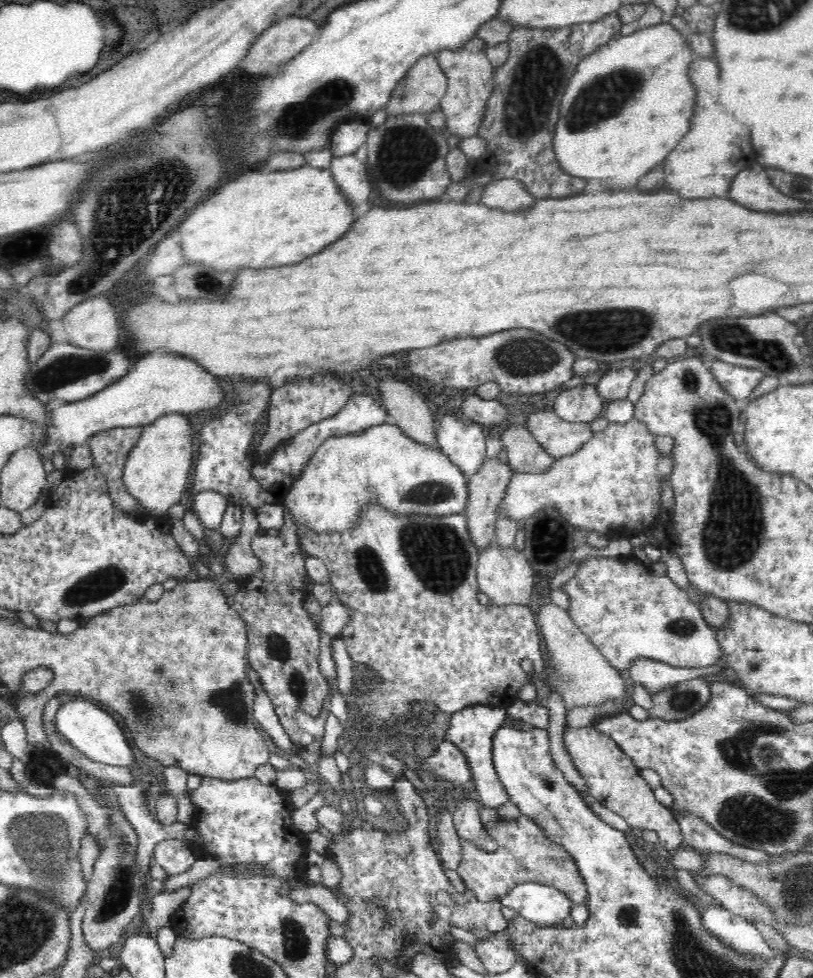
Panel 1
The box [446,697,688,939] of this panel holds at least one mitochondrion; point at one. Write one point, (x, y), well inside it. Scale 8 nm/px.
(548, 781)

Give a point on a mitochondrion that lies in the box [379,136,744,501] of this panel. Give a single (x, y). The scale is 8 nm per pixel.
(618, 329)

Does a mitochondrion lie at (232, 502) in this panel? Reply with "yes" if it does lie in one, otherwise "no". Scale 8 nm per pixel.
no

